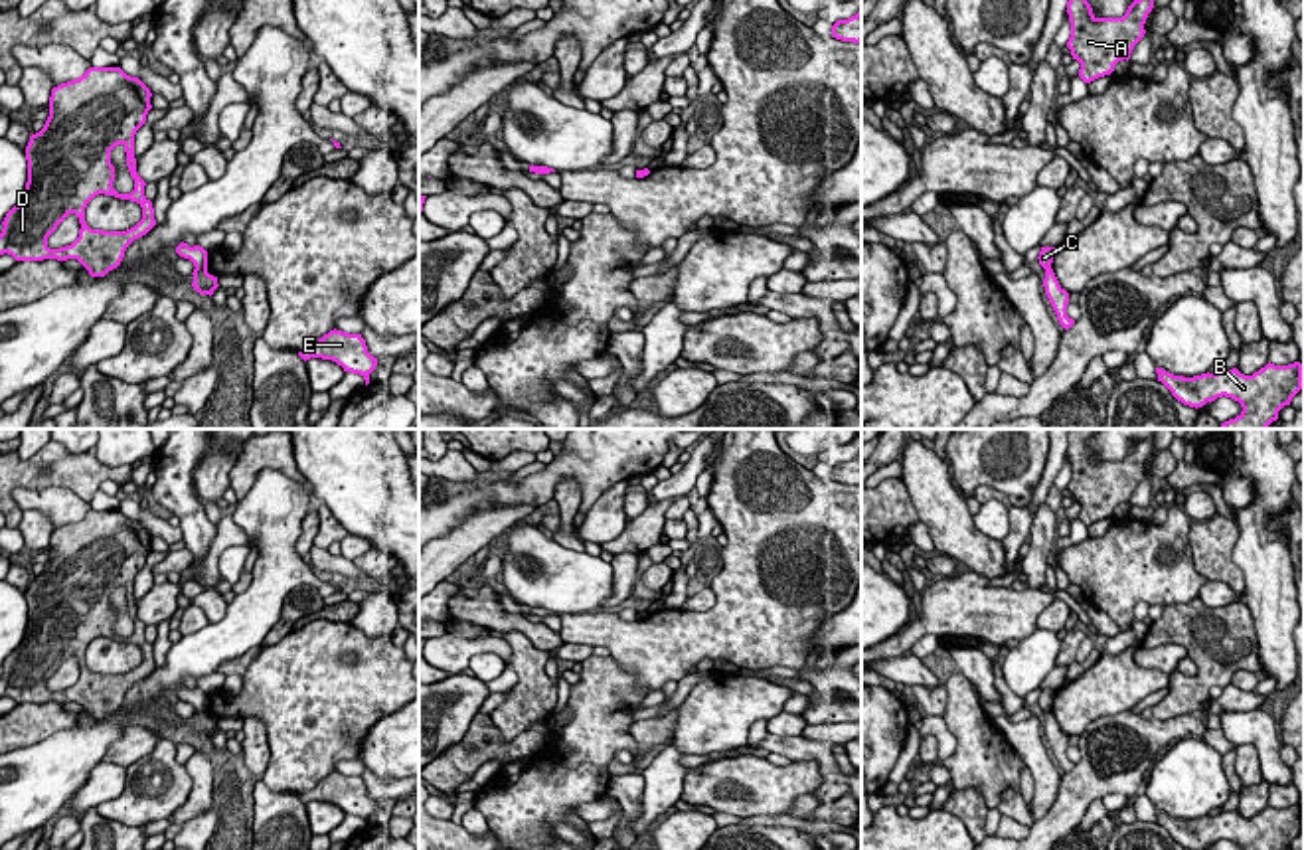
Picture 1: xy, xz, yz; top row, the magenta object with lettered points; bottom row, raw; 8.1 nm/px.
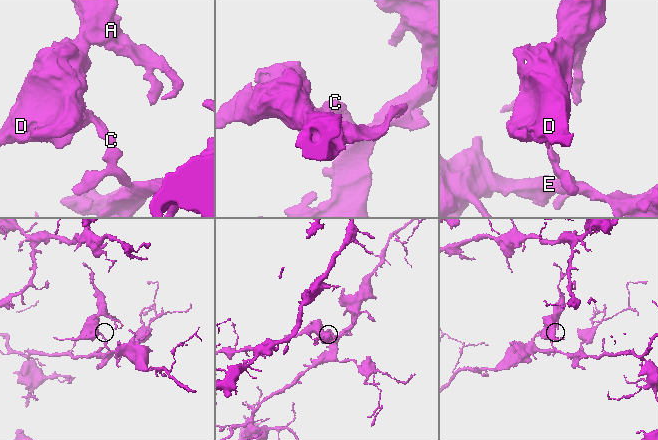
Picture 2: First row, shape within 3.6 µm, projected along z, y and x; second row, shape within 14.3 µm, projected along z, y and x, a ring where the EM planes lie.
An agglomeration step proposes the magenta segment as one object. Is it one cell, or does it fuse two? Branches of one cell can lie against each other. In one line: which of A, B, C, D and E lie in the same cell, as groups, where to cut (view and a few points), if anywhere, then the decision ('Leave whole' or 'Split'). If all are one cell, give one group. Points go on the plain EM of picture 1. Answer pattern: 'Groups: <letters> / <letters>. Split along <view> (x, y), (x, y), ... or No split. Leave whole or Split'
Groups: A C D / B E. Split along xy (196, 710), (206, 712). Split

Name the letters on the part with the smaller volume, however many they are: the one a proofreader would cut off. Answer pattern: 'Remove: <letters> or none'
Remove: A, C, D

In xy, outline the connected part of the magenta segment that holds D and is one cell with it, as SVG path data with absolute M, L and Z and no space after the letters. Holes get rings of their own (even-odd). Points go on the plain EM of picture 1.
M89 510L79 522L51 532L49 559L26 589L24 638L2 664L0 698L16 704L77 702L91 720L105 720L121 708L126 690L156 668L134 601L134 577L152 552L150 540L150 532L121 510ZM119 587L134 623L130 637L113 631L111 593ZM99 637L136 644L142 662L126 674L91 672L85 650ZM69 656L79 660L79 680L49 692L47 680Z

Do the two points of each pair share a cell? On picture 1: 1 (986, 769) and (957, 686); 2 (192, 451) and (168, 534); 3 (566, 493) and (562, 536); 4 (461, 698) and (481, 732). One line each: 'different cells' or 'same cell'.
1: same cell
2: different cells
3: same cell
4: different cells

